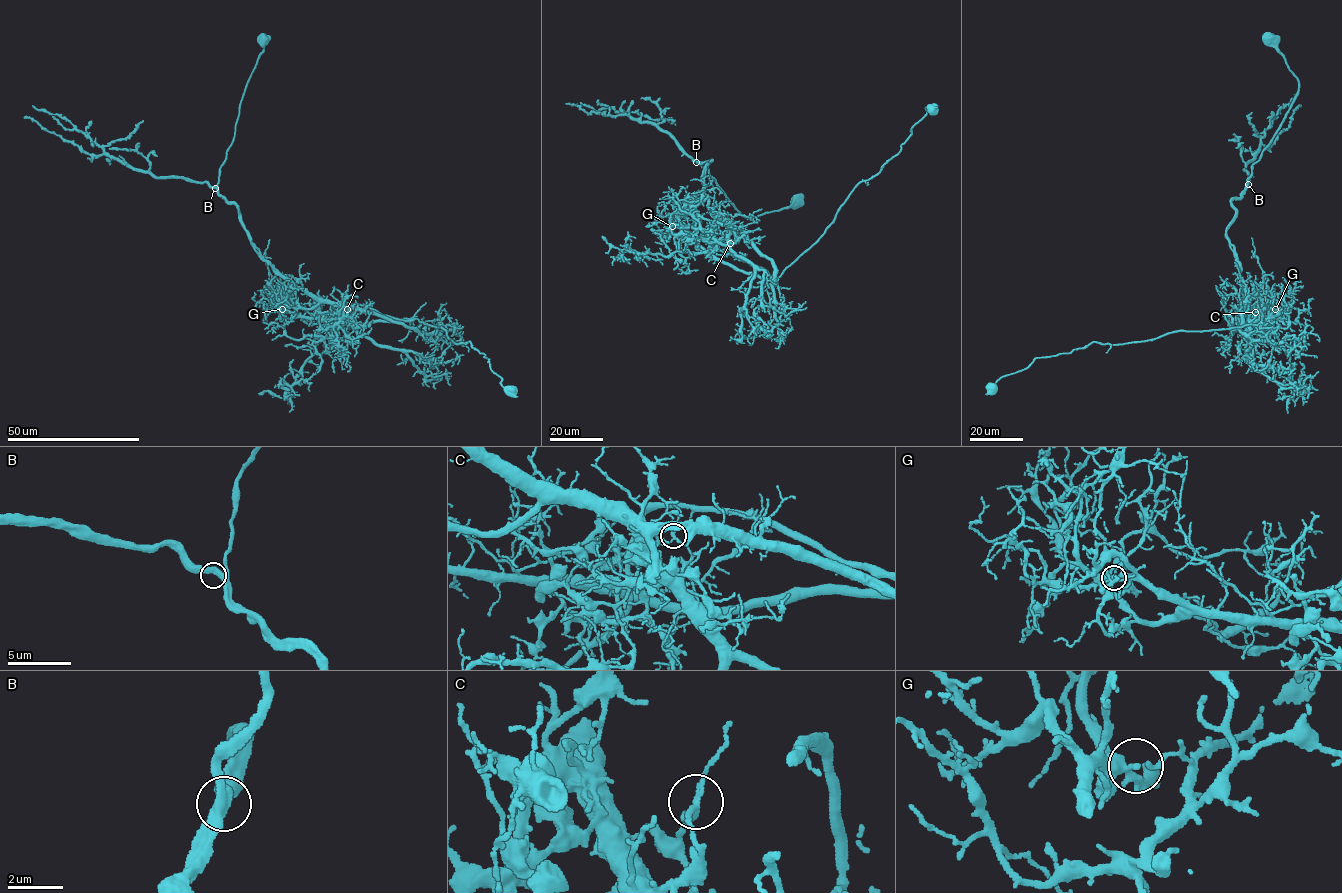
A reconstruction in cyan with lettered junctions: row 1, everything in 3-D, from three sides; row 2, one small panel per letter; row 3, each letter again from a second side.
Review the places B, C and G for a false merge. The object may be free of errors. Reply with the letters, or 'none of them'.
C

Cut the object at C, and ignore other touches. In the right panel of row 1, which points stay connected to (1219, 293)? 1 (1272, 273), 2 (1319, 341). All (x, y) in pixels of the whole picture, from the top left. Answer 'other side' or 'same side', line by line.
1: other side
2: same side

